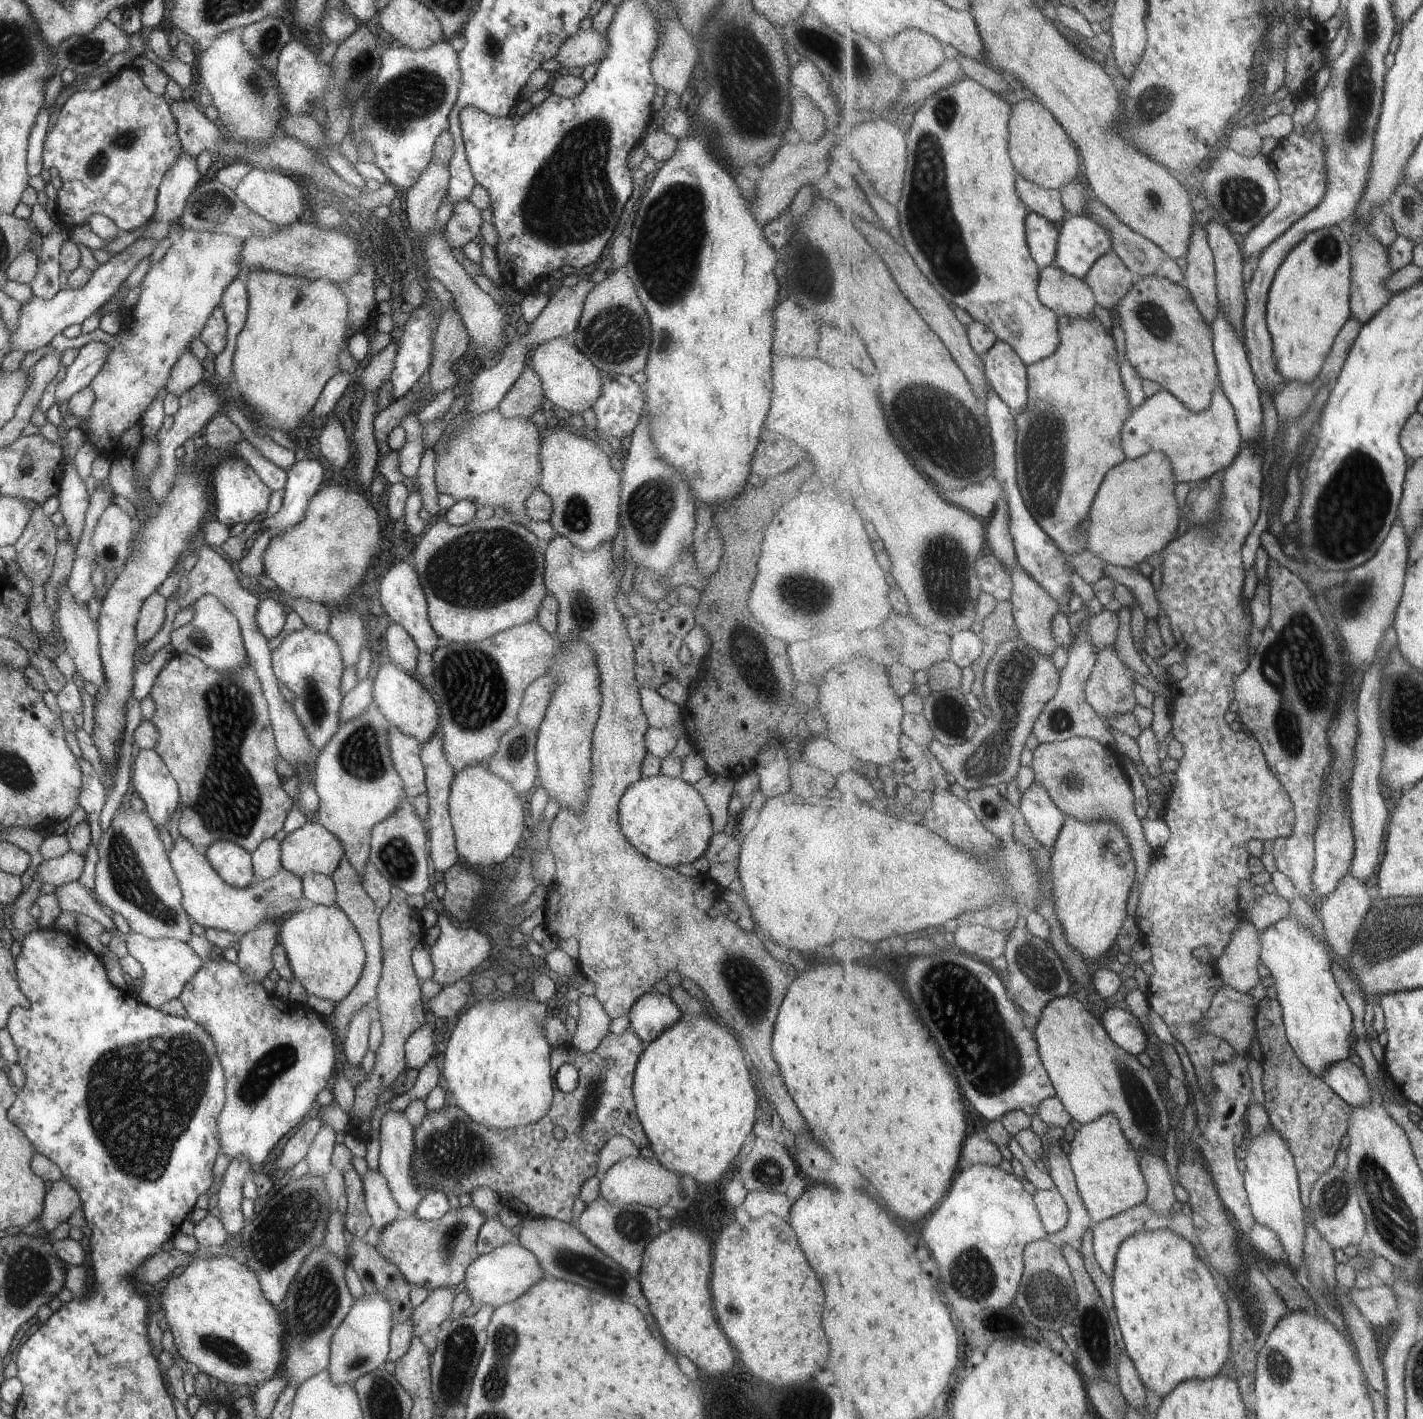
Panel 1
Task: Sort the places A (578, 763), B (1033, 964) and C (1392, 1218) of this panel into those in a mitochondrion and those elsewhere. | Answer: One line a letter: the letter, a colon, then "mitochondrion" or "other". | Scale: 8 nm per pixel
A: other
B: mitochondrion
C: mitochondrion

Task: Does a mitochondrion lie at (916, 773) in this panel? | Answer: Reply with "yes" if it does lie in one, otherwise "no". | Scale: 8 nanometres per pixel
no

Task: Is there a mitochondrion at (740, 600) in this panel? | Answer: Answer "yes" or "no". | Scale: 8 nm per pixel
no

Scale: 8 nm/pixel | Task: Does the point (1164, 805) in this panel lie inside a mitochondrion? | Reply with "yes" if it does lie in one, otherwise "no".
no

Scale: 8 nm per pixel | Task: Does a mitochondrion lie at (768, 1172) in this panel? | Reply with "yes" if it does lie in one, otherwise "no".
yes

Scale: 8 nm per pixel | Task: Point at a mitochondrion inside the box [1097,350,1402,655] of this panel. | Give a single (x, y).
(1349, 516)

